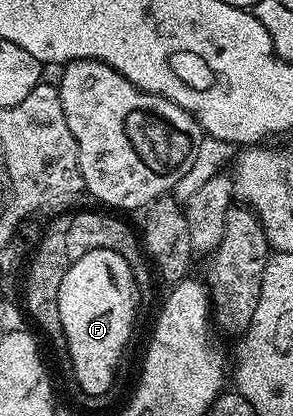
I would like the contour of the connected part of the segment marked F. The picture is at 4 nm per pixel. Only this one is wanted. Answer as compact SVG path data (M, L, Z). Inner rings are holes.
M97 248L74 259L61 281L57 305L61 314L62 341L67 344L76 384L91 398L109 393L115 382L119 361L127 350L127 341L135 326L135 313L141 307L139 288L125 256L109 248Z

